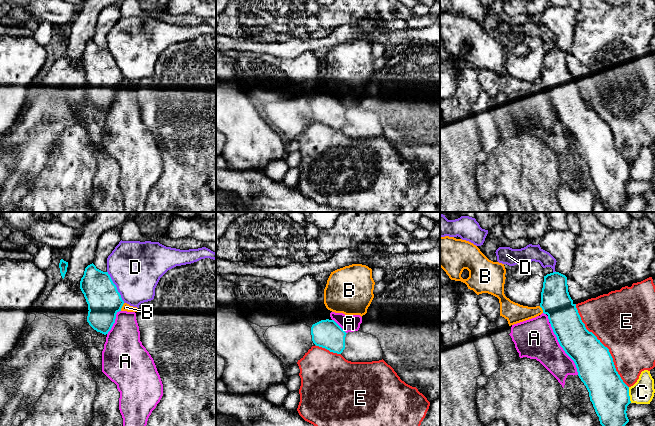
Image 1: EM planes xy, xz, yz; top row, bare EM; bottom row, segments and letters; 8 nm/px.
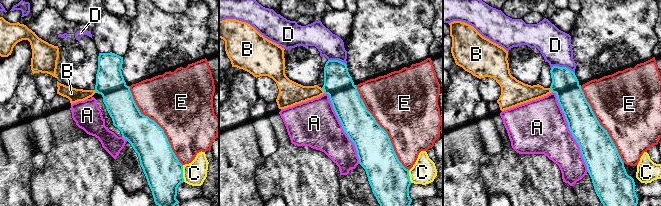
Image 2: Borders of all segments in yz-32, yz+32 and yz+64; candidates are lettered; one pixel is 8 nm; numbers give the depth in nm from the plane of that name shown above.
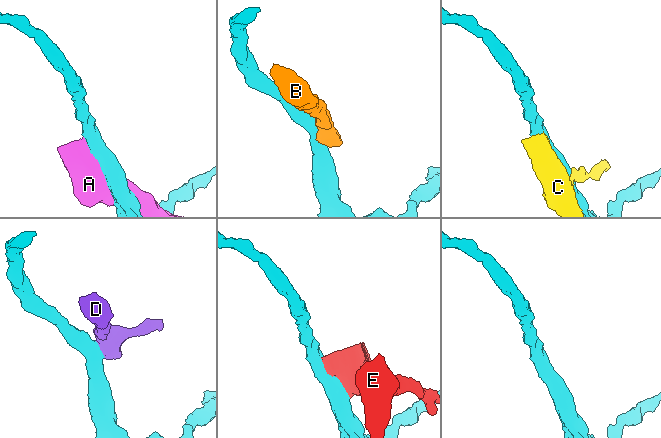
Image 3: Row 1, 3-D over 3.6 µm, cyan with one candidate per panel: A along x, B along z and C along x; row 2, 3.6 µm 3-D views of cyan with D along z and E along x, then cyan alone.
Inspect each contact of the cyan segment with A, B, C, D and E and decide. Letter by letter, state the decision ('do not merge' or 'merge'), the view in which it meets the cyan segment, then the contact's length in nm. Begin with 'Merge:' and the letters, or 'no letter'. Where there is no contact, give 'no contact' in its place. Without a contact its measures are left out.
Merge: no letter
A: do not merge; meets cyan in yz; contact 480 nm long
B: do not merge; meets cyan in xy; contact 70 nm long
C: do not merge; meets cyan in yz; contact 130 nm long
D: do not merge; meets cyan in xy; contact 300 nm long
E: do not merge; meets cyan in yz; contact 800 nm long

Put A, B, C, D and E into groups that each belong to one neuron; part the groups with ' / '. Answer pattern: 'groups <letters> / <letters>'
groups A B / C / D / E

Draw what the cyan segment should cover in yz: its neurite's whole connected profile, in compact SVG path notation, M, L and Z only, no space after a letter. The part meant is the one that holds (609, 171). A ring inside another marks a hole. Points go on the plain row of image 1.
M559 48L544 52L540 83L548 91L549 98L560 122L574 137L578 152L586 162L590 177L608 212L622 212L622 205L629 198L627 182L631 179L629 163L616 147L609 125L589 108L573 79L567 61L567 53Z

